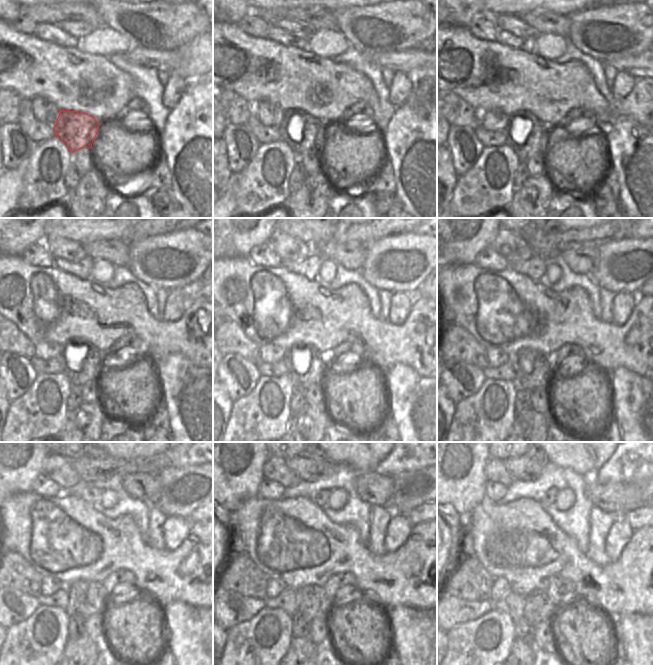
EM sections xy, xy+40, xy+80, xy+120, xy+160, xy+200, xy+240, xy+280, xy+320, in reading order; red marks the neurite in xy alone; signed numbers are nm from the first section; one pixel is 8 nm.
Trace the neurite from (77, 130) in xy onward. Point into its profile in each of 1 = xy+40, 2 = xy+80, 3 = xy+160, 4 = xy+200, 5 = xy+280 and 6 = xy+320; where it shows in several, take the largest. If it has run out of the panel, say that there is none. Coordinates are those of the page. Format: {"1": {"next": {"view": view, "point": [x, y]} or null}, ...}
{"1": {"next": {"view": "xy+40", "point": [312, 137]}}, "2": {"next": {"view": "xy+80", "point": [537, 142]}}, "3": {"next": {"view": "xy+160", "point": [305, 366]}}, "4": {"next": {"view": "xy+200", "point": [533, 370]}}, "5": {"next": {"view": "xy+280", "point": [312, 601]}}, "6": {"next": {"view": "xy+320", "point": [538, 607]}}}

